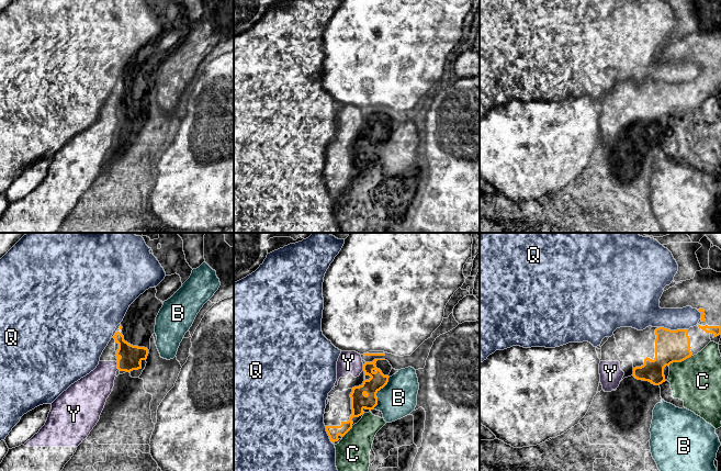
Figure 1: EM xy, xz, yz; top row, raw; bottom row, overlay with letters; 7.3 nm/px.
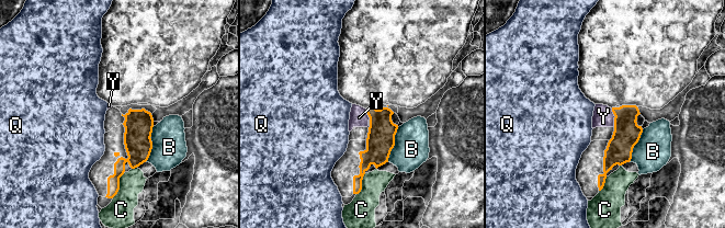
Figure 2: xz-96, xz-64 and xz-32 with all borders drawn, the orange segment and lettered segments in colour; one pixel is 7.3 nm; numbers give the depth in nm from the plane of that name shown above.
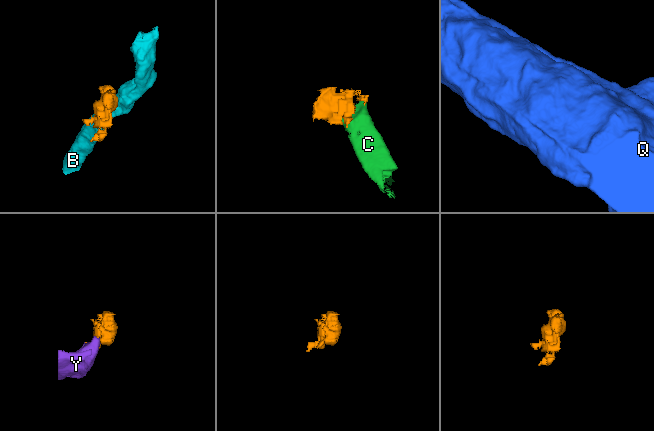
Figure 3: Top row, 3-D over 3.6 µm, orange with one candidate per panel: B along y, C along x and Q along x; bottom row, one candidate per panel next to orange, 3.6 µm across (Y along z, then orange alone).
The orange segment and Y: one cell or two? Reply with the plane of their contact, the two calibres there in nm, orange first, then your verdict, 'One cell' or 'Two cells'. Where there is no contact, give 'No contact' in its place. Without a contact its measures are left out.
Touches orange in xy. Thickness 160 nm (orange) against 240 nm. Two cells

